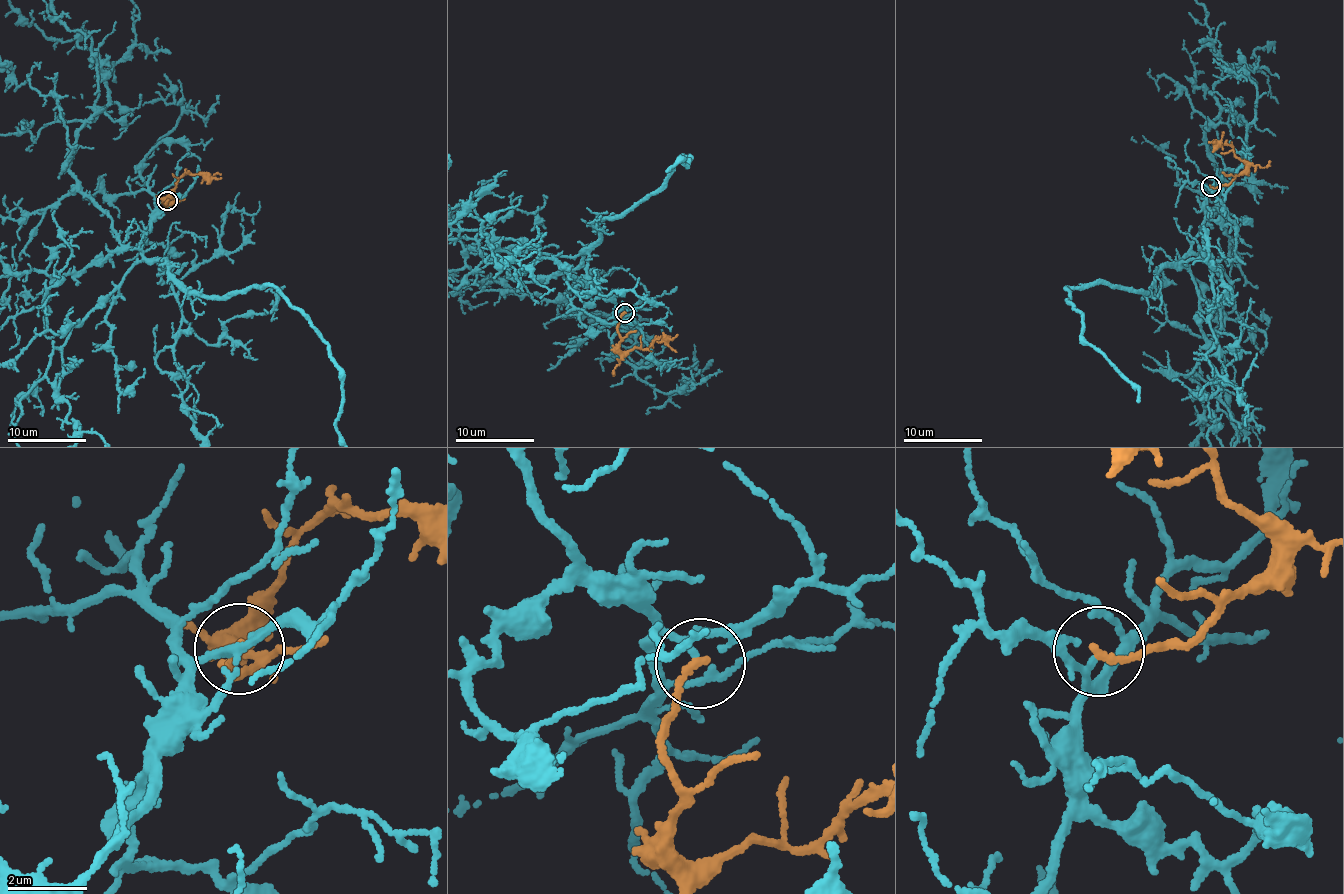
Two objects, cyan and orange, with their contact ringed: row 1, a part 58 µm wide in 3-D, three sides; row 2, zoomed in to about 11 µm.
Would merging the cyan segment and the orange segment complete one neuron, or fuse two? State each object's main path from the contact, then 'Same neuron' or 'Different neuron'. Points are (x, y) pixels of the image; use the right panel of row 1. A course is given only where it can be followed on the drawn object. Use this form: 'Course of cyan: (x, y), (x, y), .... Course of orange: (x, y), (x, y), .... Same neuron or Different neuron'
Course of orange: (1210, 186), (1230, 182), (1245, 166), (1232, 147), (1213, 141), (1215, 143), (1208, 143). Same neuron

